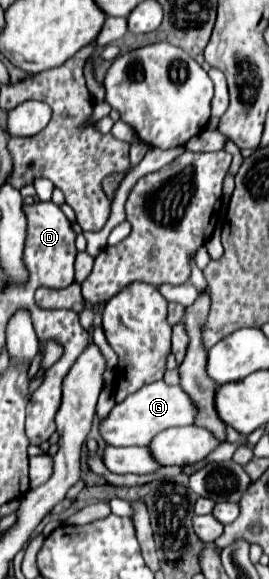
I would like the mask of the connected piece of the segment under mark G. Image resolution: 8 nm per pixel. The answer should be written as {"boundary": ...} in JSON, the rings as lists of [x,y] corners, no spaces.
{"boundary":[[[156,380],[116,404],[108,418],[100,424],[100,434],[110,446],[148,446],[162,430],[172,426],[188,426],[196,420],[196,416],[196,402],[180,386],[168,386],[166,382]]]}

